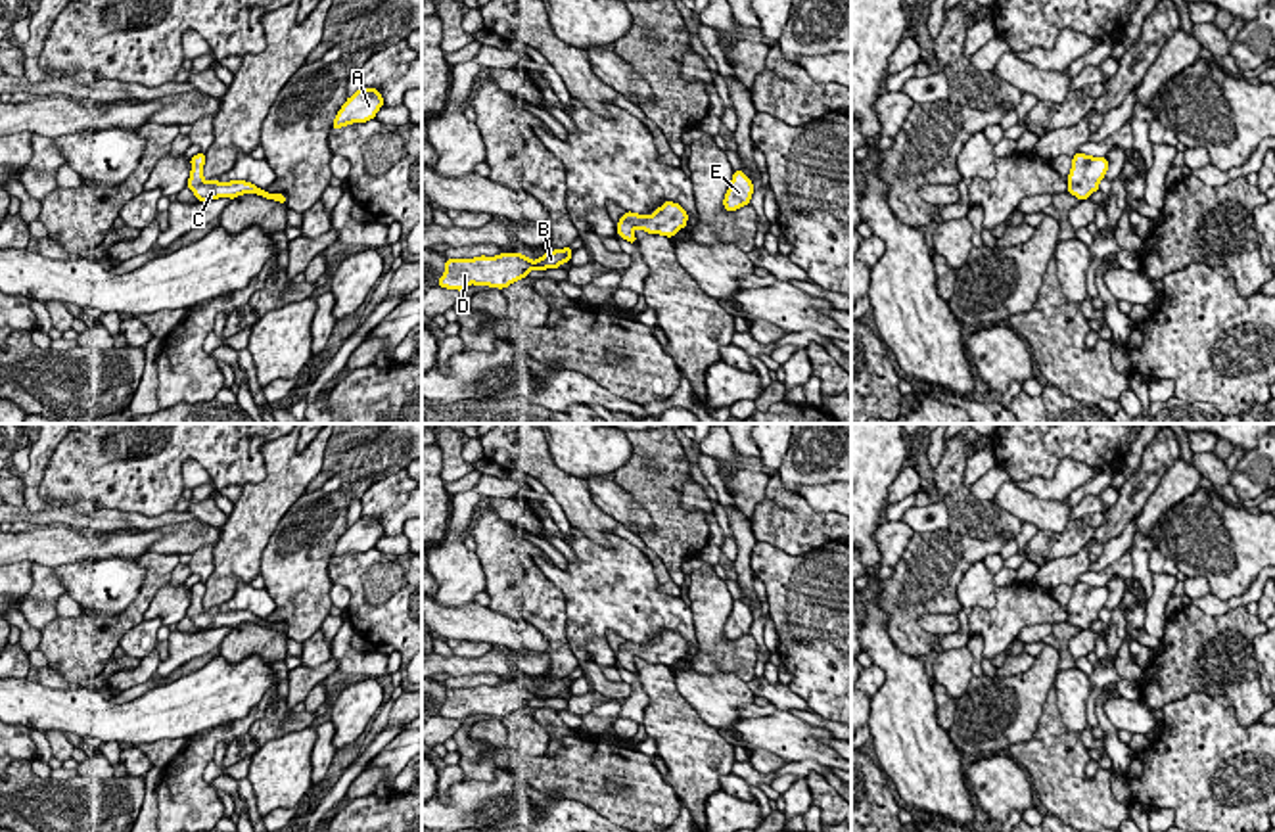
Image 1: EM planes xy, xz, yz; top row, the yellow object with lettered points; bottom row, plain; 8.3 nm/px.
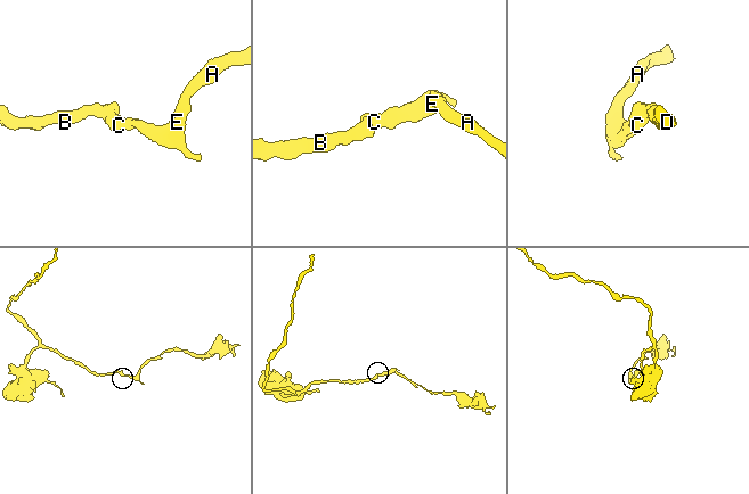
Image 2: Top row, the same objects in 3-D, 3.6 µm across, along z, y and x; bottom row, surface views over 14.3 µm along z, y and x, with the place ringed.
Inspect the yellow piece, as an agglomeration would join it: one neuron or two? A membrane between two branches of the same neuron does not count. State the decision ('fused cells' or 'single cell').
single cell

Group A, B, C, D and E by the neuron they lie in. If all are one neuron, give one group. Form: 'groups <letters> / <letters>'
groups A B C D E

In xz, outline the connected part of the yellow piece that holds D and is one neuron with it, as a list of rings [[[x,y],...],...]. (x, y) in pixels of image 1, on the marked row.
[[[569,247],[546,251],[541,259],[531,261],[522,253],[500,253],[497,257],[447,259],[445,274],[439,288],[462,291],[466,286],[508,288],[520,278],[527,278],[529,270],[558,268],[571,259]]]

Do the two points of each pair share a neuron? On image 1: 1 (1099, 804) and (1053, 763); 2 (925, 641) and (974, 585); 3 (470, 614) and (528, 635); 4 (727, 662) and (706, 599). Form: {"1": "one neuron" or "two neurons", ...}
{"1": "one neuron", "2": "two neurons", "3": "one neuron", "4": "one neuron"}

